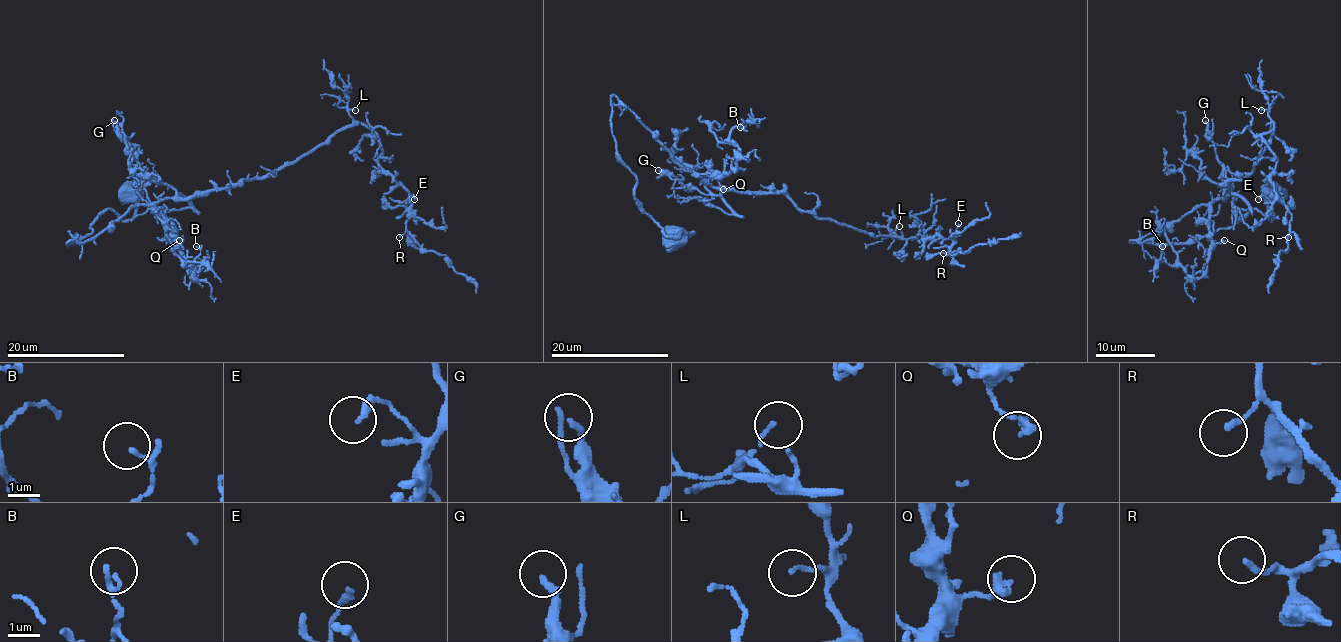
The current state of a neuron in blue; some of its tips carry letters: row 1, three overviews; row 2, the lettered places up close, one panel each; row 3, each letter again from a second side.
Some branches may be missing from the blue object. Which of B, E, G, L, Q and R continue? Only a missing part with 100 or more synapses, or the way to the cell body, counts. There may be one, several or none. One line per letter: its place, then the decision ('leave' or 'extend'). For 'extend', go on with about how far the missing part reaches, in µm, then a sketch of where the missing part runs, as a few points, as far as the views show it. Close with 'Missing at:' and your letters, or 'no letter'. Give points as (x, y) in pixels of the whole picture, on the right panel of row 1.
B: place (1162, 246); leave
E: place (1258, 199); leave
G: place (1205, 120); leave
L: place (1261, 110); leave
Q: place (1224, 240); leave
R: place (1288, 237); leave
Missing at: no letter

